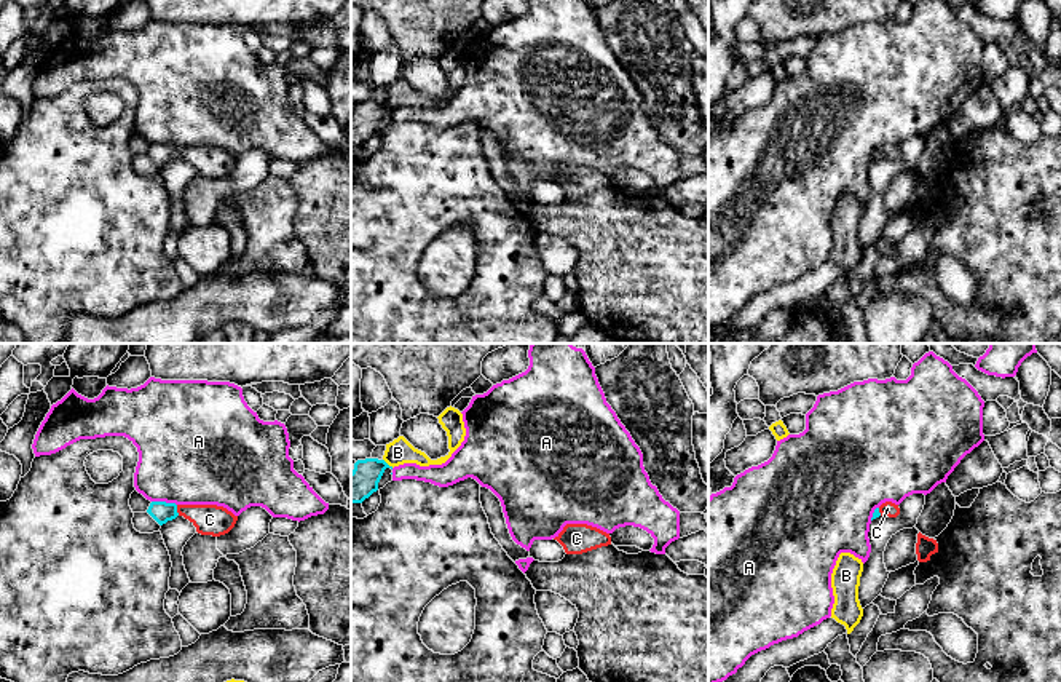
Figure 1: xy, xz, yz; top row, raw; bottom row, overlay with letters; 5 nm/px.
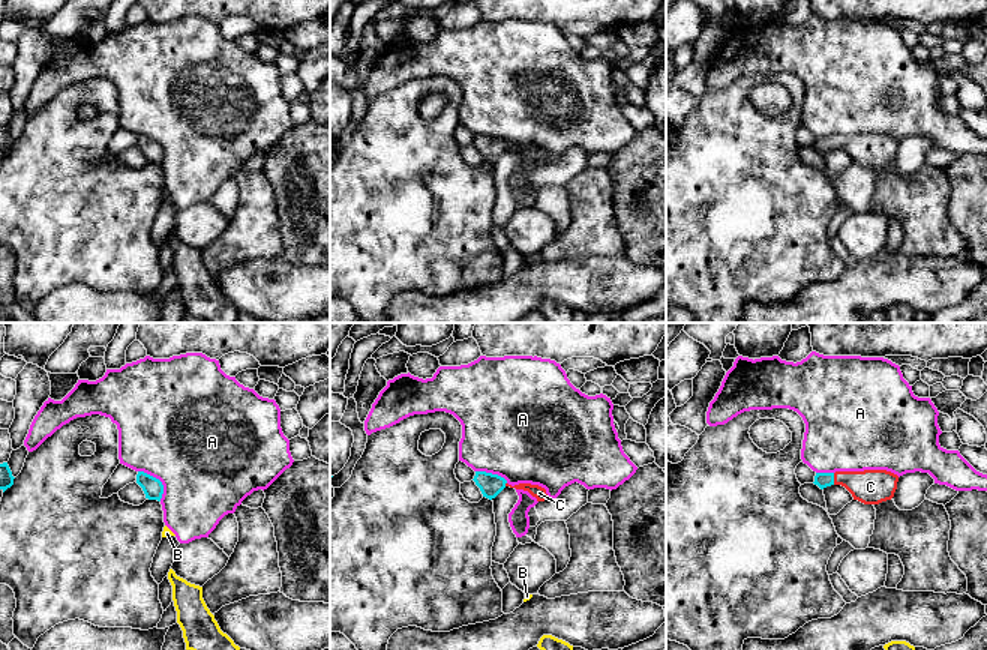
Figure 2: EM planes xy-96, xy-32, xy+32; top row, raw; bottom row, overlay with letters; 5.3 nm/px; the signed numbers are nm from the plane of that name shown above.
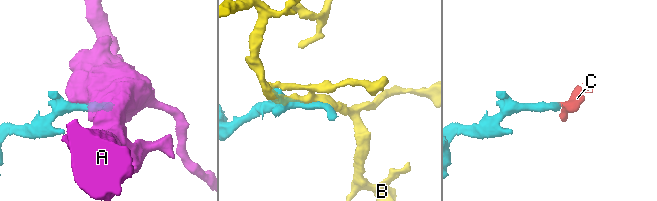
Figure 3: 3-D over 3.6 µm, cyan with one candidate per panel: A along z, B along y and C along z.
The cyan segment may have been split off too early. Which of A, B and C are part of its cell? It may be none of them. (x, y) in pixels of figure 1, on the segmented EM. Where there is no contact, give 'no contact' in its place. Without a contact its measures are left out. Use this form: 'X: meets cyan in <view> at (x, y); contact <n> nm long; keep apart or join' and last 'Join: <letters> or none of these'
A: meets cyan in xy at (165, 502); contact 130 nm long; keep apart
B: meets cyan in xz at (386, 463); contact 70 nm long; keep apart
C: meets cyan in xy at (176, 510); contact 60 nm long; join
Join: C

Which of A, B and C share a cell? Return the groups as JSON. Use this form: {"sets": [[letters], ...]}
{"sets": [["A"], ["B"], ["C"]]}

